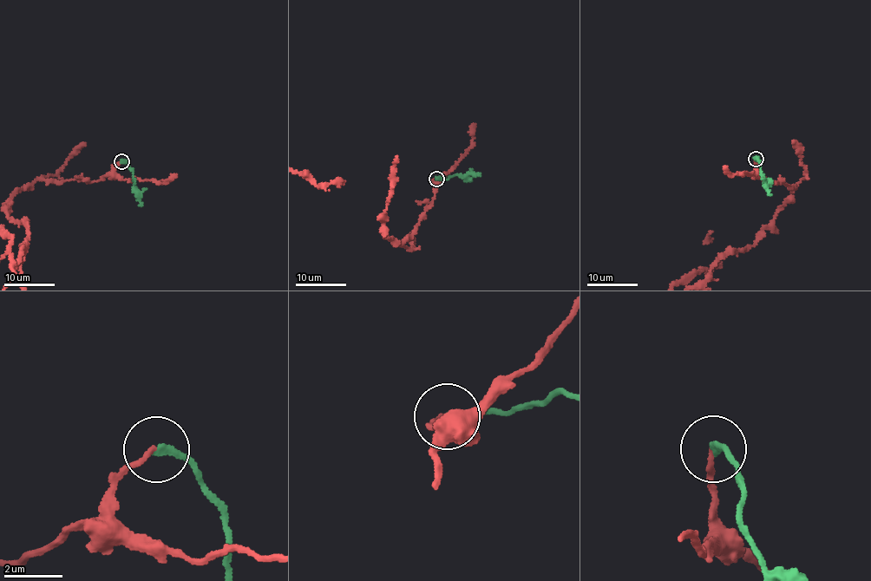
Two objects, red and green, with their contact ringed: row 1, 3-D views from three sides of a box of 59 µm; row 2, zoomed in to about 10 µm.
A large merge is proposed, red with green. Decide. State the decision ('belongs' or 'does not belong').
does not belong

